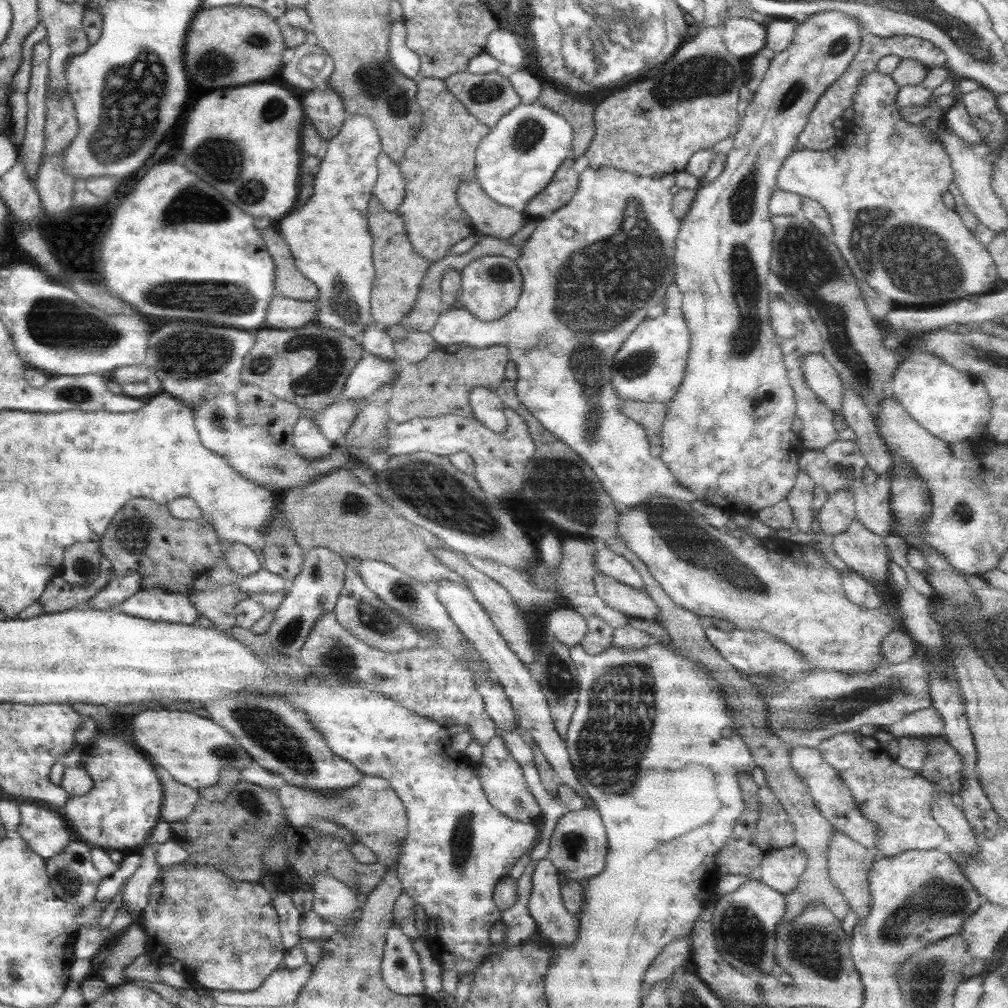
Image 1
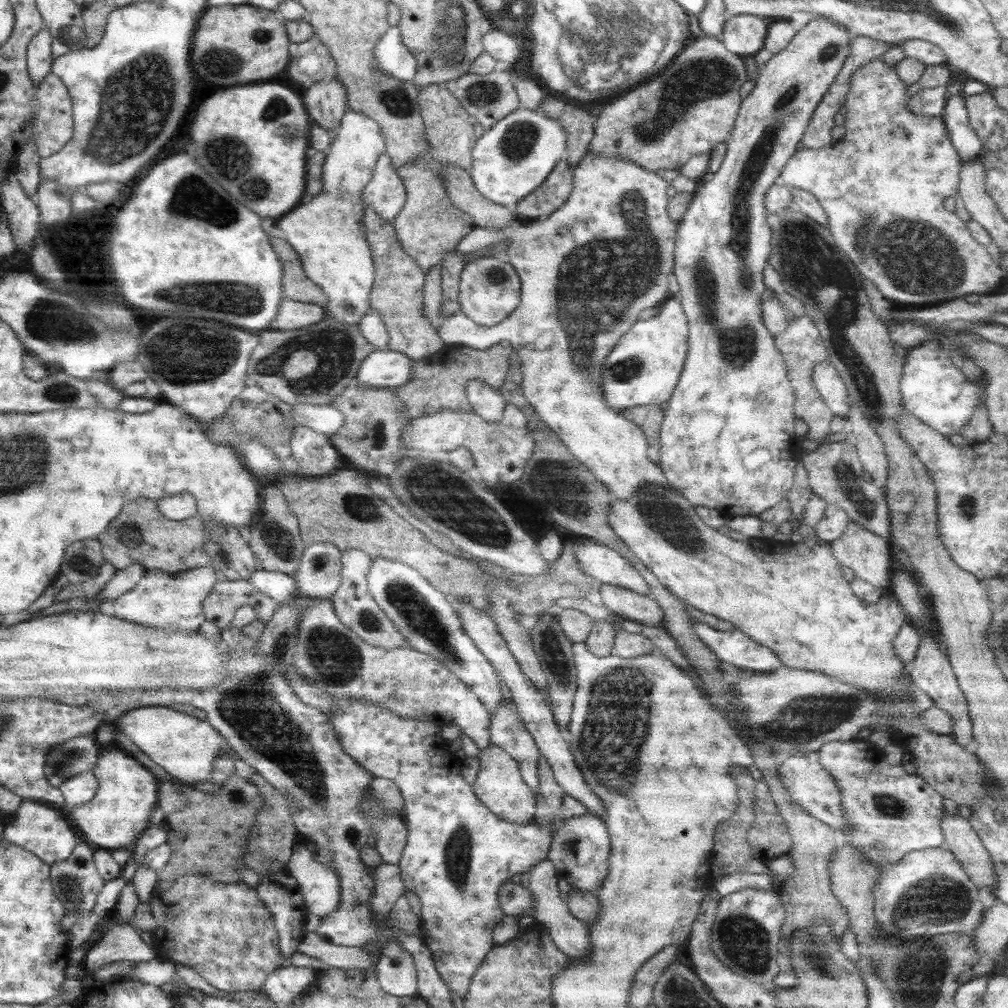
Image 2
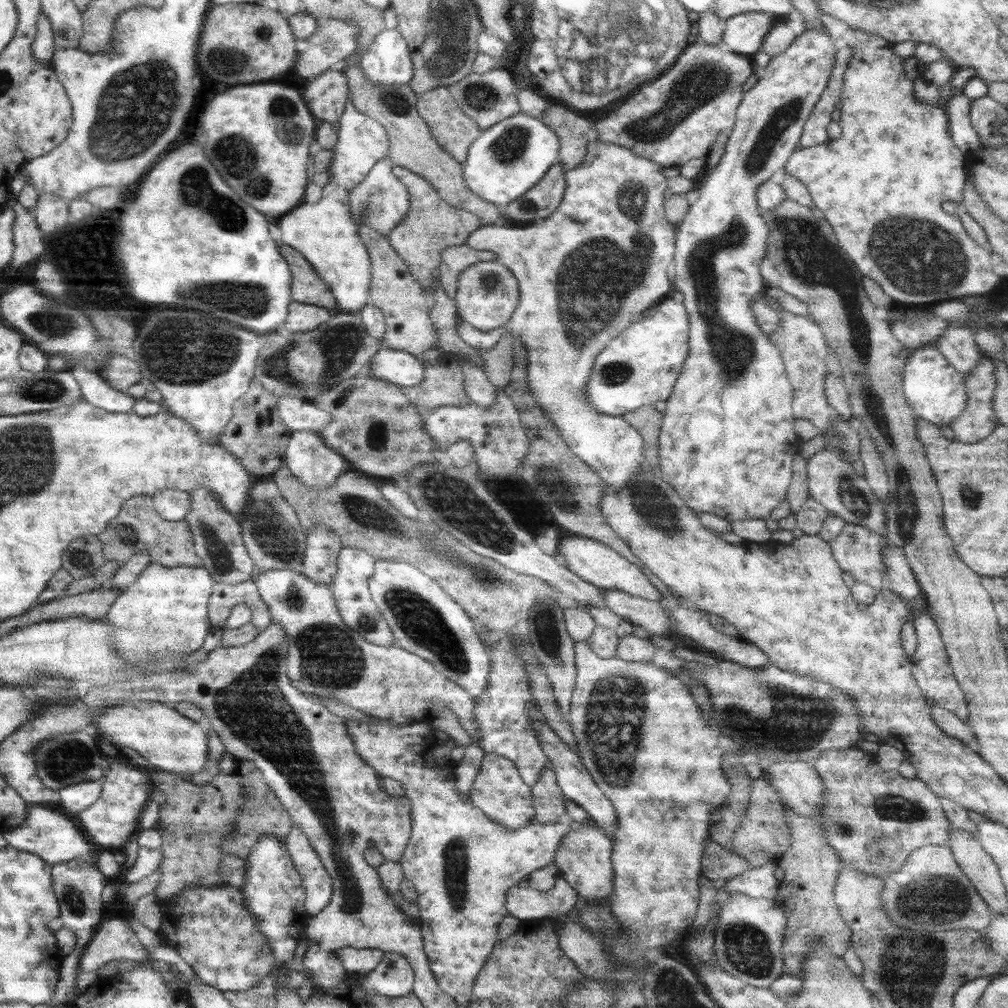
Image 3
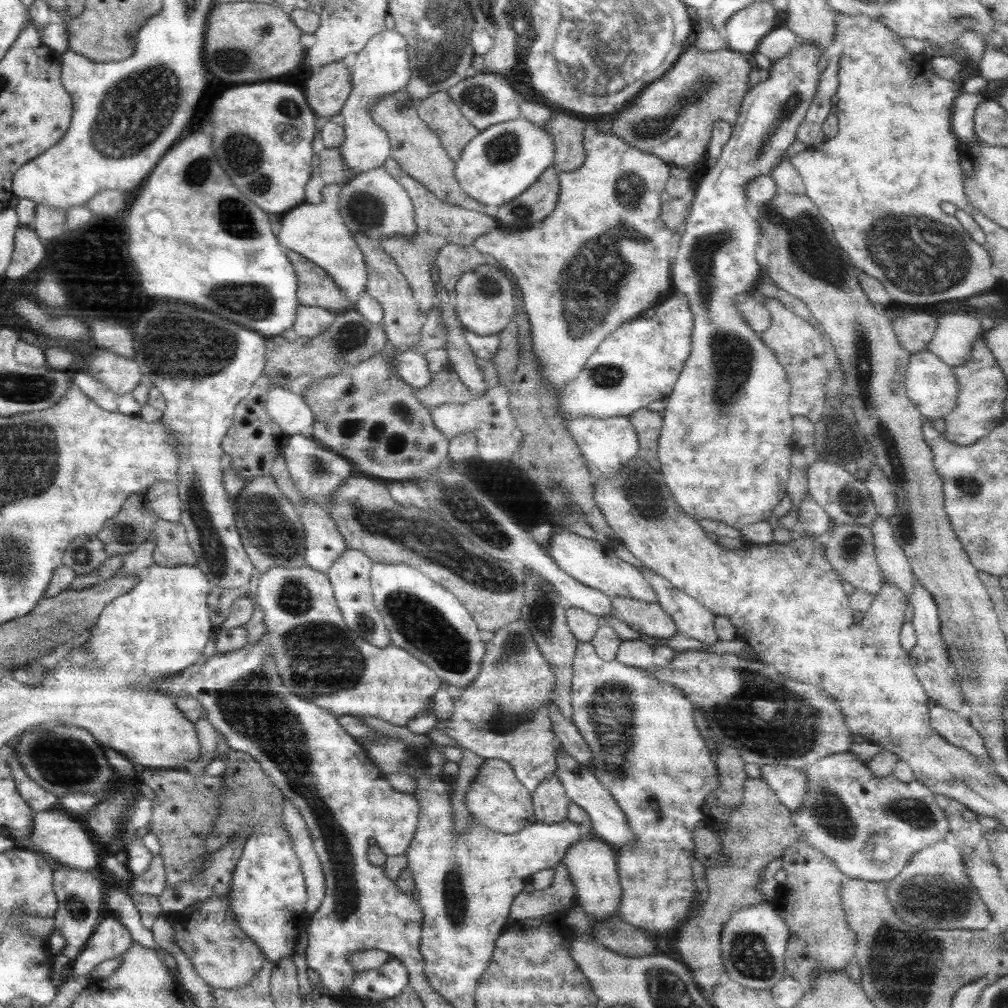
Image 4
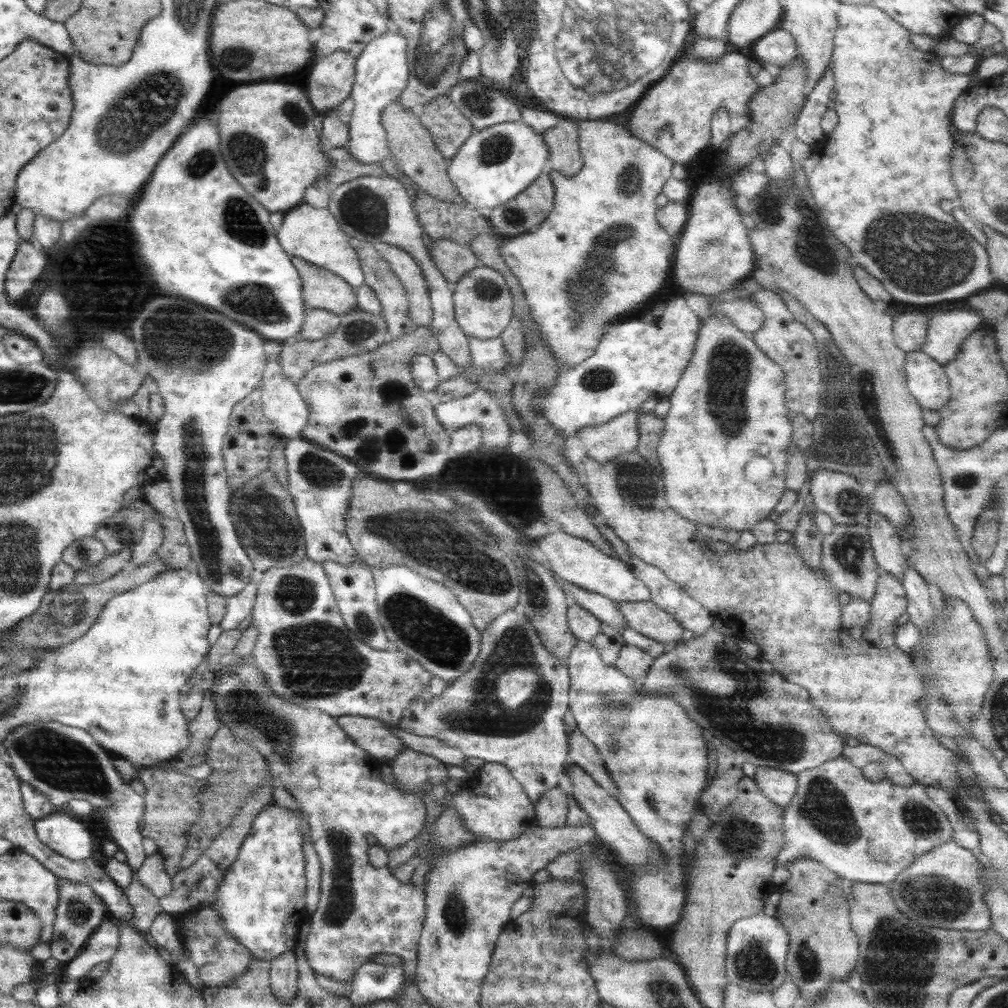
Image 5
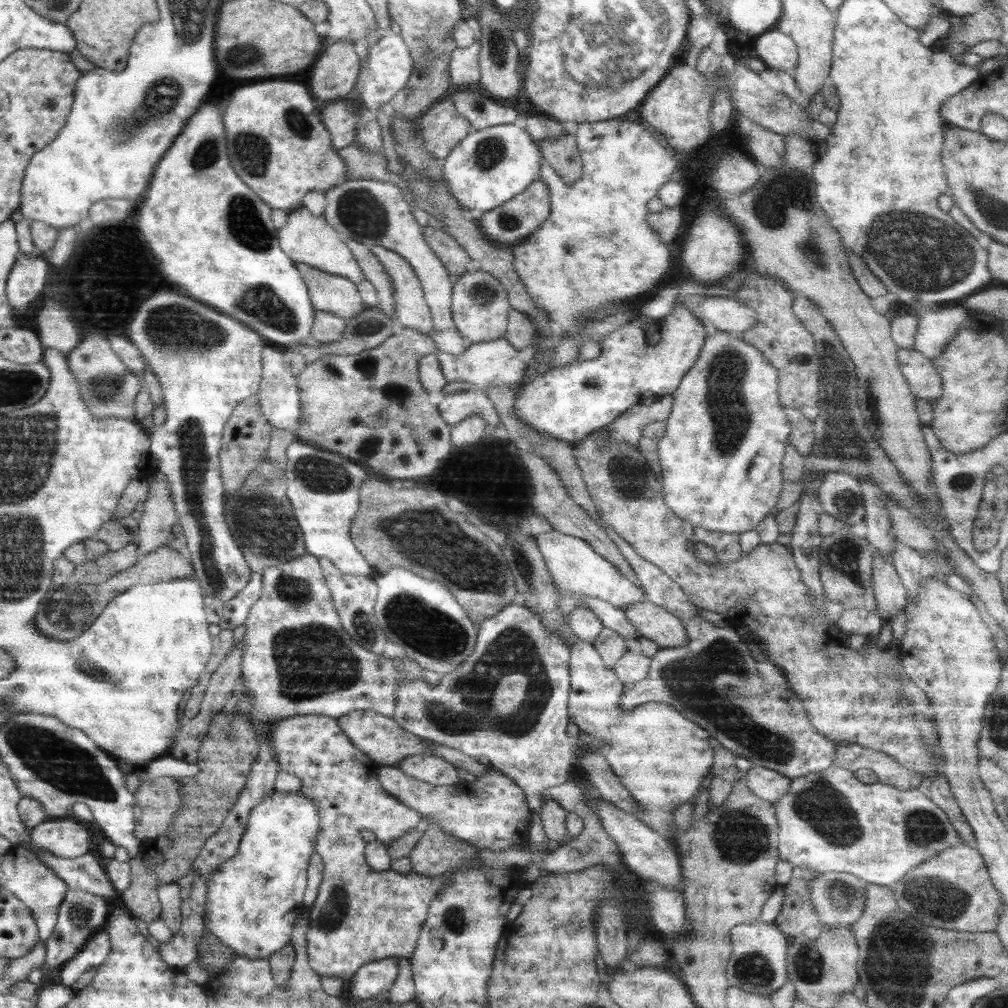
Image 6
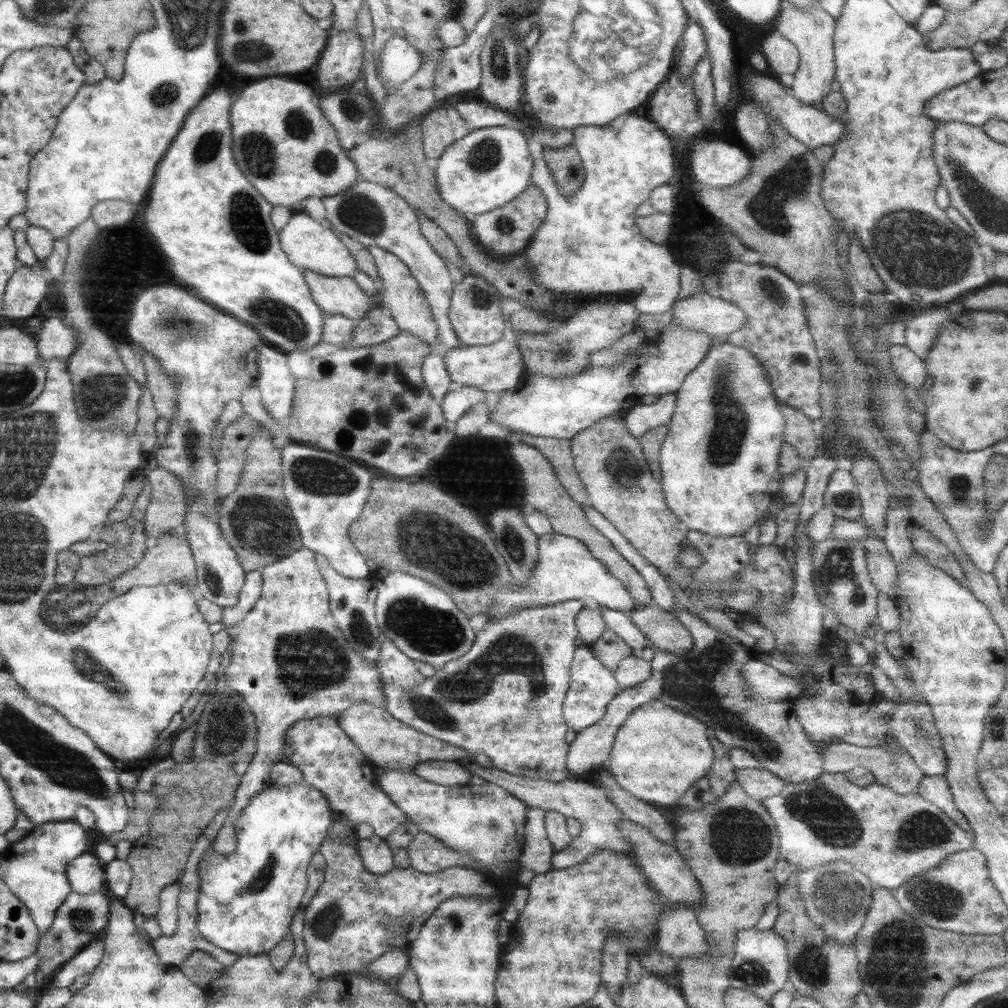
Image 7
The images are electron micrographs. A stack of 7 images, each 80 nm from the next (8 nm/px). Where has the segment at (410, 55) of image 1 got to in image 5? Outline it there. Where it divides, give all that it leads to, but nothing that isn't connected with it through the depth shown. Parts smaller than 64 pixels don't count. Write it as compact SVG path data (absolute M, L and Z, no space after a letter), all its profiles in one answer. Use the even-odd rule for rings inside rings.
M386 31L373 38L357 55L355 62L354 86L349 96L354 100L350 122L347 123L349 139L344 146L353 158L362 164L375 164L383 161L391 151L388 148L381 114L390 103L398 100L409 79L407 42L398 32ZM304 202L296 205L285 213L277 238L288 255L333 272L346 280L354 290L365 284L365 276L360 268L356 250L348 243L348 237L341 230L330 209L317 209Z

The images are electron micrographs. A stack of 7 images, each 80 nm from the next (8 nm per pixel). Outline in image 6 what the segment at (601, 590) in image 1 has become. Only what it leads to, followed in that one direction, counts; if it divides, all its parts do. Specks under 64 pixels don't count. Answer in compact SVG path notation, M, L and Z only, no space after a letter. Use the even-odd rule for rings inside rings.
M642 600L622 609L628 620L637 628L636 632L647 637L648 640L656 642L660 648L683 647L689 641L683 620L668 612L665 608L660 608L647 600Z

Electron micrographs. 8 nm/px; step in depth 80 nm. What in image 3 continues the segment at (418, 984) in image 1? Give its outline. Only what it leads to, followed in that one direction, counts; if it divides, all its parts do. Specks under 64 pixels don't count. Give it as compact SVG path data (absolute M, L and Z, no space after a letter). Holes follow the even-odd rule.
M385 952L382 960L366 975L357 980L366 995L383 994L387 997L411 996L414 971L410 963L398 952Z

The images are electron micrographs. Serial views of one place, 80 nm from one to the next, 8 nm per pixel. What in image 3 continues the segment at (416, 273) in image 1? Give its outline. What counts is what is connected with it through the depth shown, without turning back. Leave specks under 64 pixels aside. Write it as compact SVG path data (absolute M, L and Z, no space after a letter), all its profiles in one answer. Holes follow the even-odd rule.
M362 225L358 230L358 238L364 243L364 248L370 258L372 278L369 289L369 301L382 310L386 330L384 345L390 349L404 350L412 356L421 359L426 350L437 348L438 333L435 333L433 322L429 317L429 300L422 292L422 286L416 282L414 275L406 268L406 264L398 258L390 248L386 235L370 230L368 225Z

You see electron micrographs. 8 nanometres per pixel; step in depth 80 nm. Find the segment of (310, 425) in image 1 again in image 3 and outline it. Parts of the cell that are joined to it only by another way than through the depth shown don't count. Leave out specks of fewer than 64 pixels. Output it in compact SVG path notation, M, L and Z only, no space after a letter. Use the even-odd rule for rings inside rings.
M294 431L286 447L285 464L292 474L311 489L321 489L354 467L324 444L323 438L310 431Z

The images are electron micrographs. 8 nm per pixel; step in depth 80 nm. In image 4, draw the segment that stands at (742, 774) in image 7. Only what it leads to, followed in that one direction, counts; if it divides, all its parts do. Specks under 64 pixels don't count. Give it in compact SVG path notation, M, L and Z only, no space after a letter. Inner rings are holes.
M765 765L760 768L760 778L772 788L777 799L789 808L792 814L800 808L806 796L808 780L804 769L788 768L780 765Z

